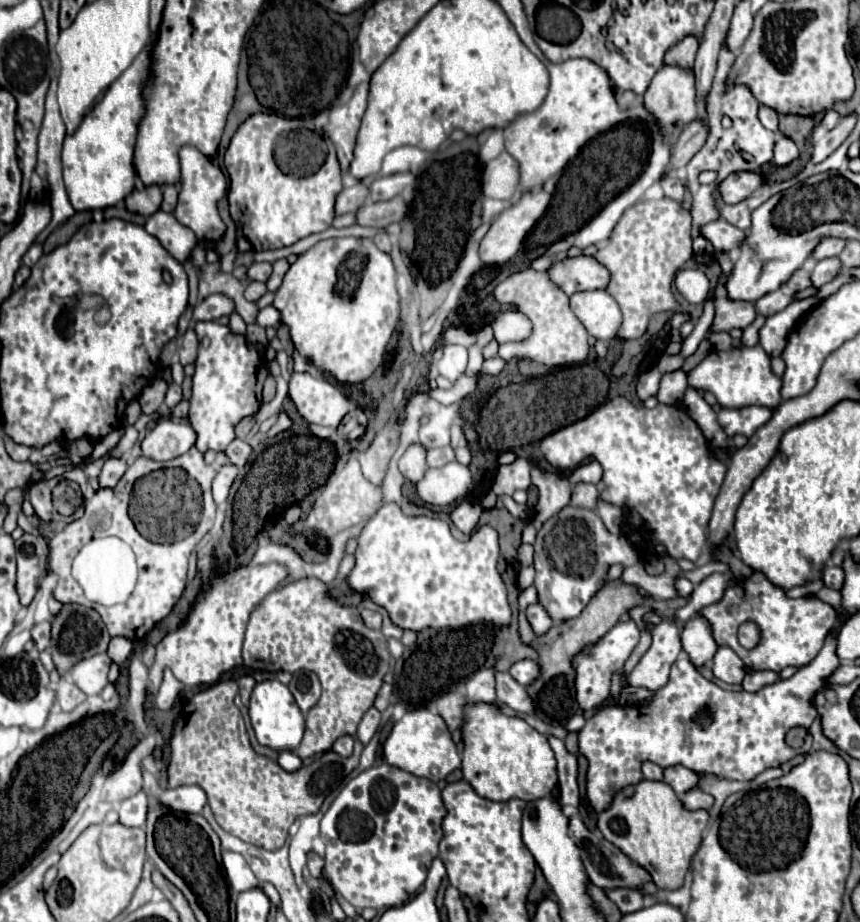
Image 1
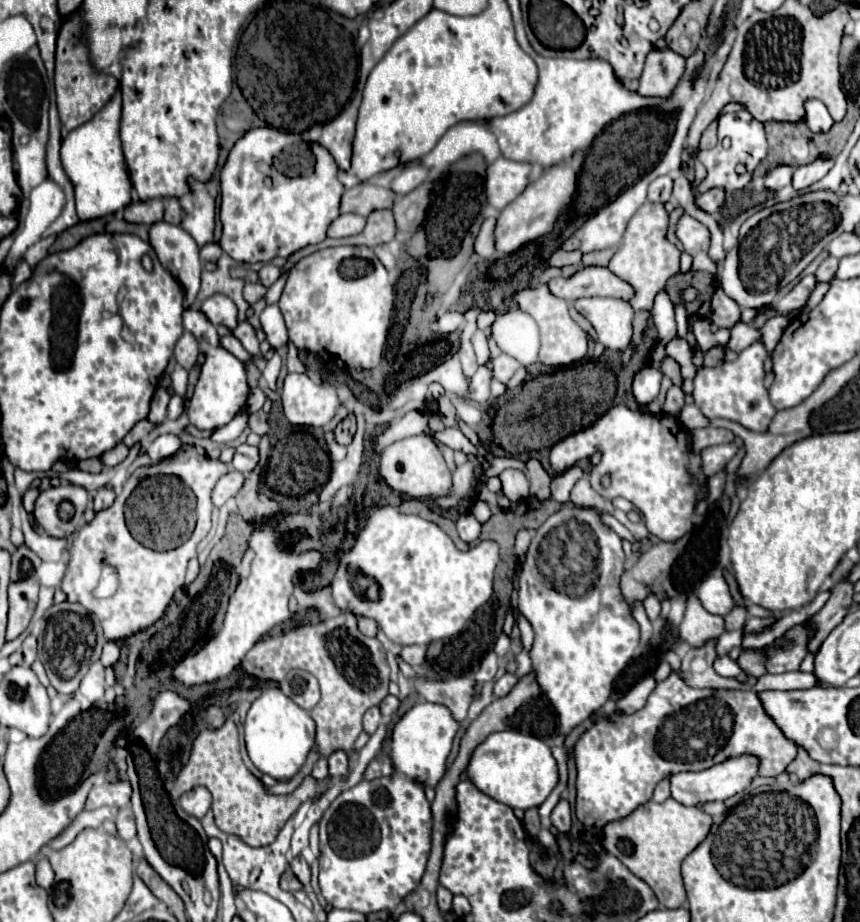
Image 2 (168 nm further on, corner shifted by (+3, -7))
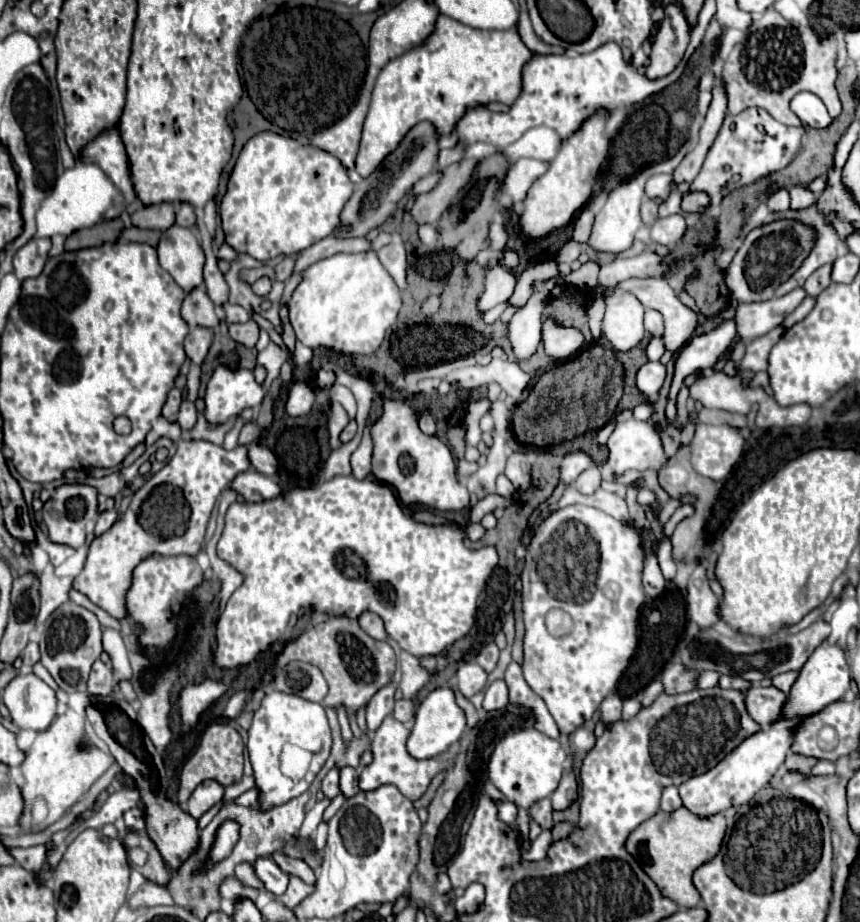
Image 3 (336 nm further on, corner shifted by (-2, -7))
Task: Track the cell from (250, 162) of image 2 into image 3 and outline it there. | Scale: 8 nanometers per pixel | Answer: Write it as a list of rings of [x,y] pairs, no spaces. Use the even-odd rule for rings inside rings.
[[[261,132],[243,146],[231,172],[227,194],[223,196],[219,206],[225,242],[237,252],[249,254],[255,260],[271,260],[281,254],[299,254],[311,244],[333,234],[339,222],[339,214],[351,194],[353,182],[349,180],[345,166],[333,154],[309,144],[303,146],[275,132]]]

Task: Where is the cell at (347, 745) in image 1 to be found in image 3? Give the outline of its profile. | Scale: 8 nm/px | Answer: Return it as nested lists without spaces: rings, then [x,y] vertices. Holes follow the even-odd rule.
[[[343,768],[341,770],[341,792],[345,798],[351,798],[359,792],[357,778],[359,778],[359,774],[355,772],[355,768]]]

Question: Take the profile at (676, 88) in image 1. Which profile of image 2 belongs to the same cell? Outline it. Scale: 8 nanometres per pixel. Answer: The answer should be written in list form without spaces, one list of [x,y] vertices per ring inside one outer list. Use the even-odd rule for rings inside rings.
[[[652,50],[652,54],[648,54],[646,58],[638,94],[670,98],[684,74],[684,68],[686,62],[684,58],[680,58],[680,54],[672,50]]]

